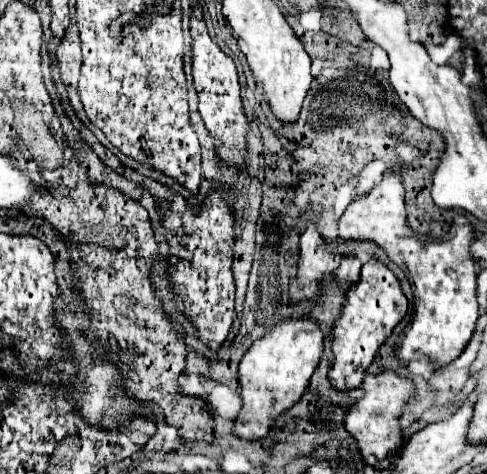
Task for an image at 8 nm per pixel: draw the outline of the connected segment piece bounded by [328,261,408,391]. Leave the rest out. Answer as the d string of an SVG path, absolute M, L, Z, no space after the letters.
M366 263L362 267L360 283L346 291L346 299L340 315L332 327L332 367L328 371L328 381L336 391L350 391L360 387L364 371L372 363L378 347L392 333L392 329L402 321L408 309L408 301L400 291L400 285L392 271L382 263Z

